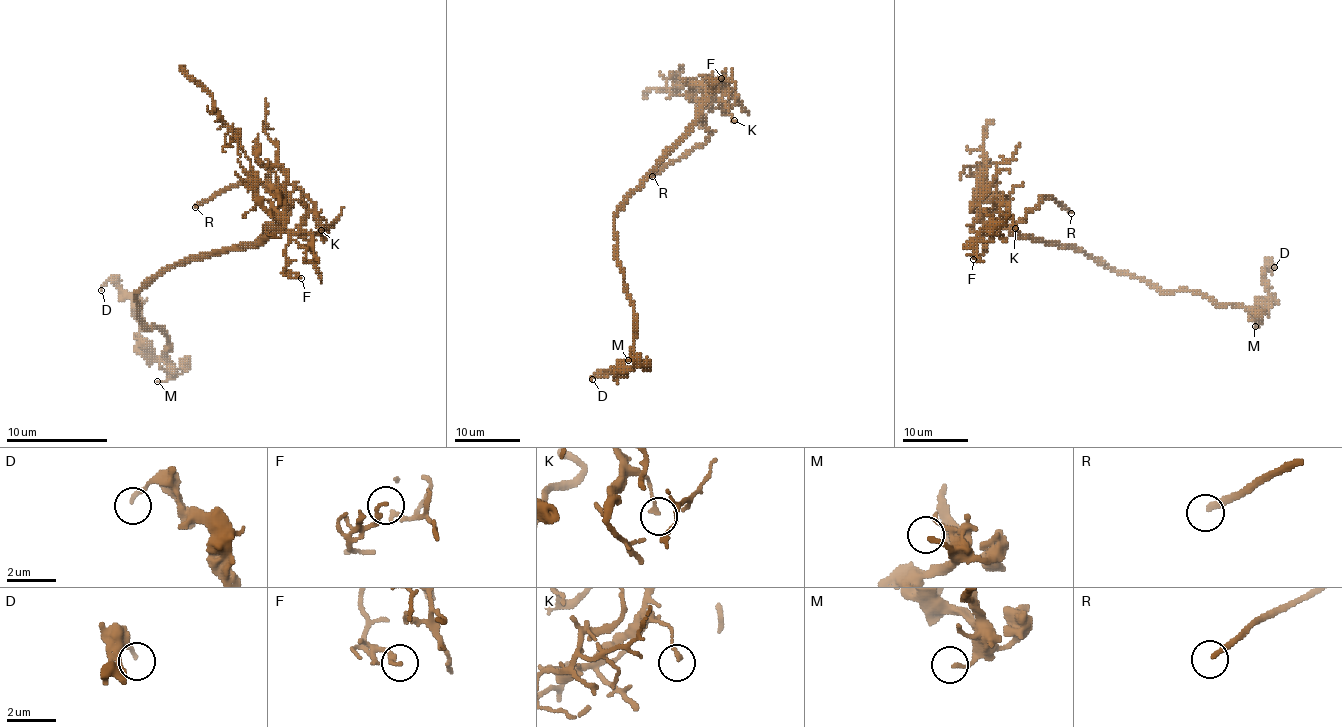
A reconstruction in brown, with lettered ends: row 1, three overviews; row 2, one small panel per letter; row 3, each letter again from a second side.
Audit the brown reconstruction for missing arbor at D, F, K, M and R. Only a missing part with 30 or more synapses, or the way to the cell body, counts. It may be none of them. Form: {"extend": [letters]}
{"extend": ["R"]}

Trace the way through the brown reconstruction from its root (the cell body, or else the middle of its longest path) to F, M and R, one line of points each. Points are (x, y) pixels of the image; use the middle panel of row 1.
F: (626, 199), (685, 133), (700, 106), (713, 92), (711, 87), (721, 78)
M: (626, 199), (615, 217), (615, 235), (616, 261), (636, 320), (634, 363), (628, 360)
R: (626, 199), (656, 165), (703, 119), (705, 125), (713, 132), (710, 137), (662, 166), (652, 176)

